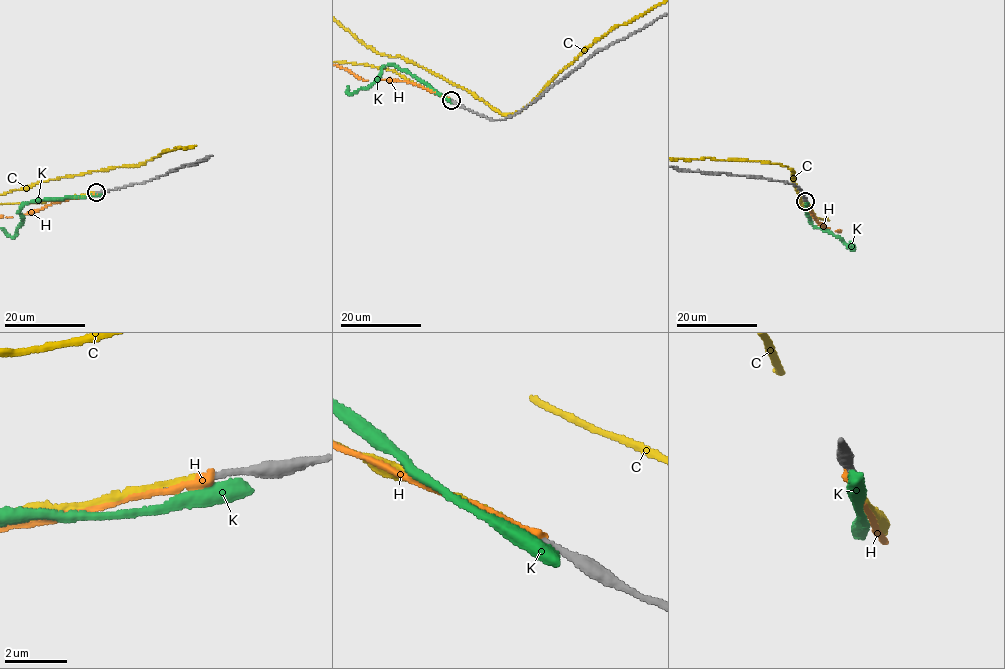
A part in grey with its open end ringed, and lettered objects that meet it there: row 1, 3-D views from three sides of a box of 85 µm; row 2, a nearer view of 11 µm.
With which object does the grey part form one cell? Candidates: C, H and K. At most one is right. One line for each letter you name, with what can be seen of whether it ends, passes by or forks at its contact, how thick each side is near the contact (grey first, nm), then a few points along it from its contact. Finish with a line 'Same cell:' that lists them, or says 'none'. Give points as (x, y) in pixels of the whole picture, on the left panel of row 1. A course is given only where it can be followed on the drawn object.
C: it ends; calibres 190 and 180 nm
Same cell: C

